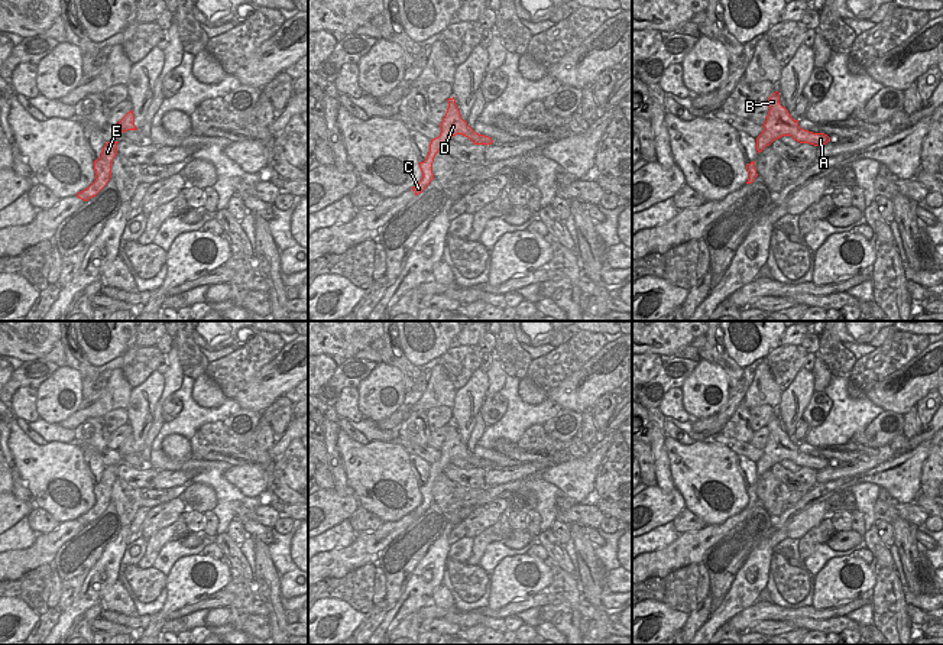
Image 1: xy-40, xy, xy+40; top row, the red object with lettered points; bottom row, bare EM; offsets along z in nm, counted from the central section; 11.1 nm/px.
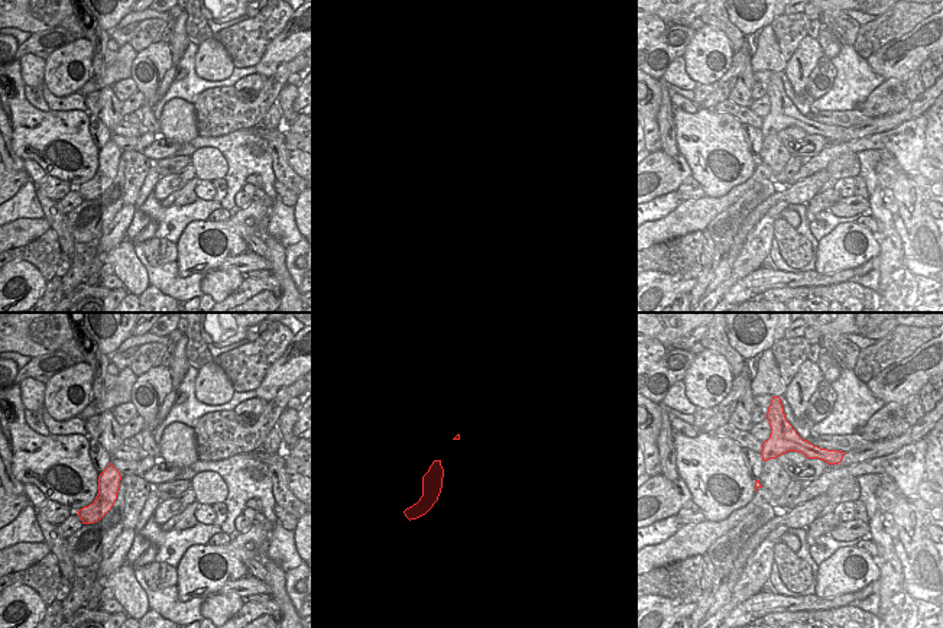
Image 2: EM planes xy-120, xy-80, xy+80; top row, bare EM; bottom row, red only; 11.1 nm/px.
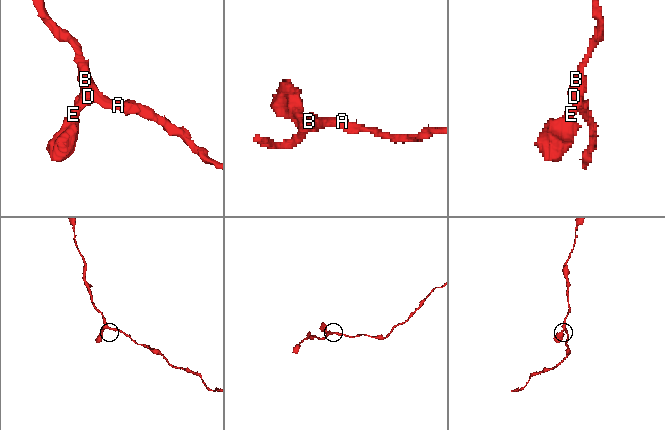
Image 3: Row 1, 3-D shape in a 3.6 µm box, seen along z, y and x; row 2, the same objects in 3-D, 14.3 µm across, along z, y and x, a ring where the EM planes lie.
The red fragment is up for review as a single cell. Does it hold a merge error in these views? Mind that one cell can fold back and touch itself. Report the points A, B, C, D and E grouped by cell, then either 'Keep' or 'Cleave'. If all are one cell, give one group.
Groups: A B C D E. Keep

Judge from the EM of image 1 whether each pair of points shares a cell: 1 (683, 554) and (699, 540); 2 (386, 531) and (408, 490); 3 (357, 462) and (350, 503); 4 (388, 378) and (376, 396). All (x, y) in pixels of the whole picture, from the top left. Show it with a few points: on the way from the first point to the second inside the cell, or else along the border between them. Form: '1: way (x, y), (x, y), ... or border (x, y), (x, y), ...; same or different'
1: way (687, 550), (694, 544); same
2: border (411, 511), (395, 521), (383, 522); different
3: border (355, 493), (360, 506); different
4: way (386, 382), (379, 392); same

